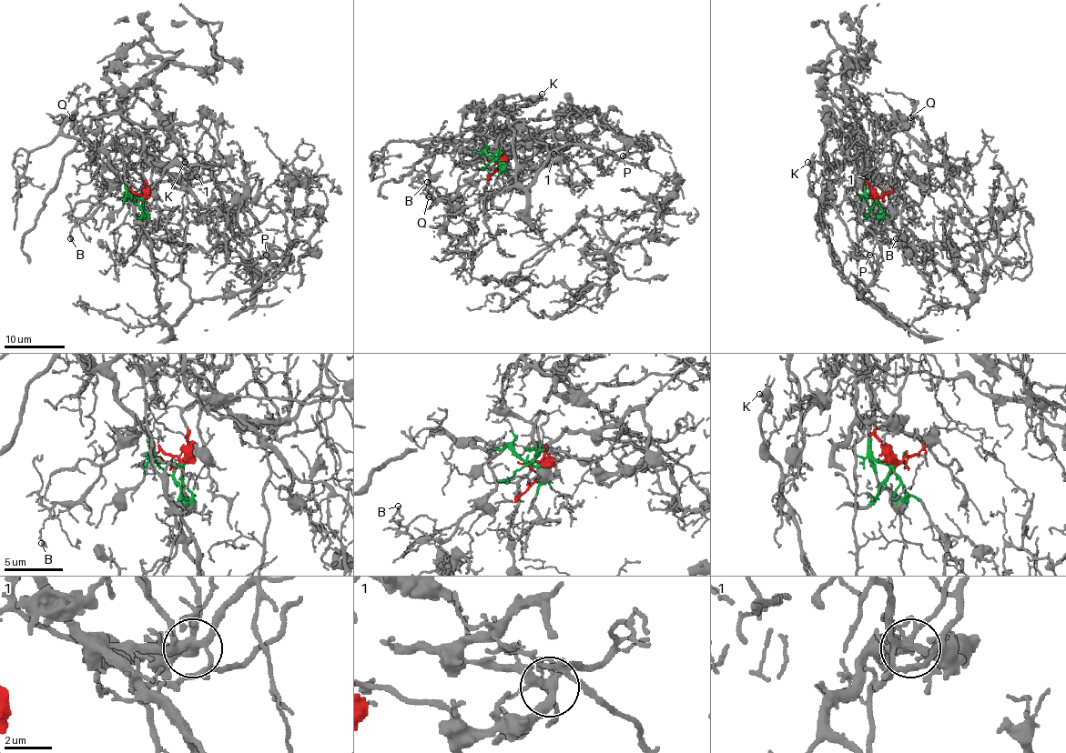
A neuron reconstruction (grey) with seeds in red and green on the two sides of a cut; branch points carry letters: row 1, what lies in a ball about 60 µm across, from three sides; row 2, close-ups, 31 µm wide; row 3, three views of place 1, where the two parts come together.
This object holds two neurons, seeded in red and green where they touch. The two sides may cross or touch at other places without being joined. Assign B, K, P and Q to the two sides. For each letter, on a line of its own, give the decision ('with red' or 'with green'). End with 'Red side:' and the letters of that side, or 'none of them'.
B: with green
K: with red
P: with red
Q: with green
Red side: K, P

